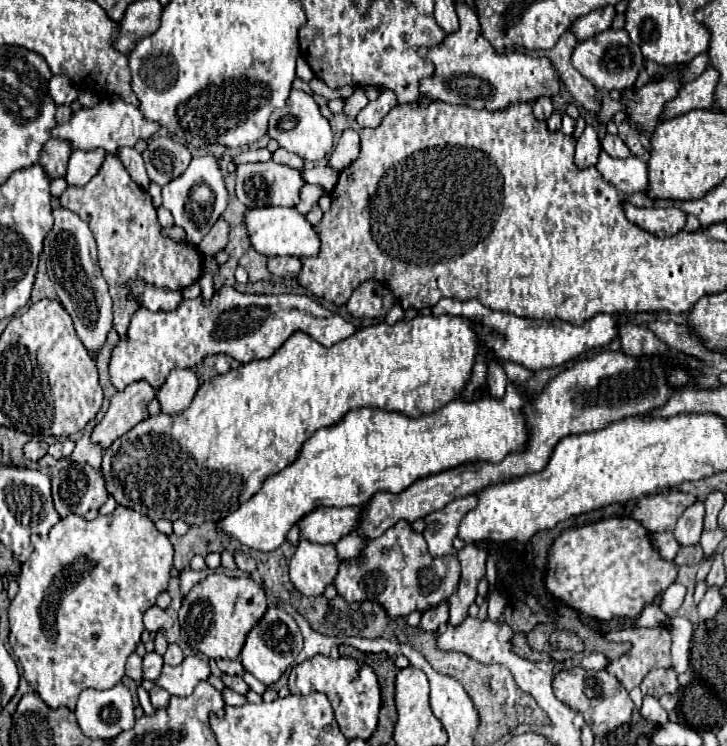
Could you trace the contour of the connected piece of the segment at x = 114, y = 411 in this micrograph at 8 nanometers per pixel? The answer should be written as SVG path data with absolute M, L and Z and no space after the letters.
M139 380L113 396L105 418L91 432L93 442L109 448L117 438L121 438L125 432L147 418L147 406L155 398L155 394L157 388L153 388L145 380Z

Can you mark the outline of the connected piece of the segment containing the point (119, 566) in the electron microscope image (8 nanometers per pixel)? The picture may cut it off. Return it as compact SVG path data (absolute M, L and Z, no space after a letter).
M117 506L111 514L107 516L97 516L95 520L85 520L77 514L69 514L67 518L63 518L59 524L55 524L49 532L49 538L43 540L39 536L31 536L33 542L33 554L29 556L29 560L25 562L21 574L19 574L19 592L13 598L11 606L9 606L9 624L11 624L11 634L9 634L9 644L19 660L19 664L23 666L23 676L25 680L31 684L31 688L35 692L39 692L39 696L43 698L43 702L49 708L59 708L59 706L67 706L69 710L75 710L75 702L79 698L79 694L85 688L111 688L115 684L121 682L123 674L125 674L125 660L129 654L135 652L137 642L141 640L141 632L143 628L143 614L155 606L157 596L167 590L169 584L169 572L173 568L173 544L169 542L169 538L165 534L161 534L155 524L149 520L147 514L141 512L133 512L131 508L121 508Z

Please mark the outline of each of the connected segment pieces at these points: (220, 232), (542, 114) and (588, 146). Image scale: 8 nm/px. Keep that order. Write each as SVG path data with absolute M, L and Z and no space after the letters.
M219 218L213 224L213 228L207 232L207 236L201 240L199 250L205 256L213 256L213 254L217 254L219 250L223 250L227 246L227 240L229 240L229 224L223 218Z
M539 98L539 100L535 100L535 104L533 104L533 114L537 116L537 120L547 120L547 118L551 116L551 112L553 112L553 104L551 104L549 98Z
M587 126L583 130L583 134L577 138L577 148L575 148L575 166L585 170L589 166L597 164L601 152L601 144L599 144L599 136L597 130L593 126Z

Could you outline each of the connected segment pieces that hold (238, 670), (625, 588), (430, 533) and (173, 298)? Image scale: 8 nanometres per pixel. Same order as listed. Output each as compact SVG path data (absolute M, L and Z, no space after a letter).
M217 660L217 666L221 672L229 674L229 676L243 676L245 674L245 668L241 664L241 660Z
M607 518L589 526L565 530L551 546L547 566L547 588L553 596L563 600L575 610L599 620L611 618L637 618L643 606L651 604L657 594L671 586L677 578L675 562L663 560L651 544L649 532L633 518Z
M469 494L469 496L449 502L441 510L425 516L427 528L425 528L423 536L425 536L425 540L429 544L429 552L433 556L437 556L437 546L449 546L449 548L453 546L453 538L457 536L459 522L463 520L465 512L469 512L469 508L475 508L475 504L477 504L477 494Z
M131 282L133 296L141 300L141 306L151 310L151 312L171 312L173 308L181 306L181 292L171 292L171 290L161 290L155 286L147 286L145 282Z

